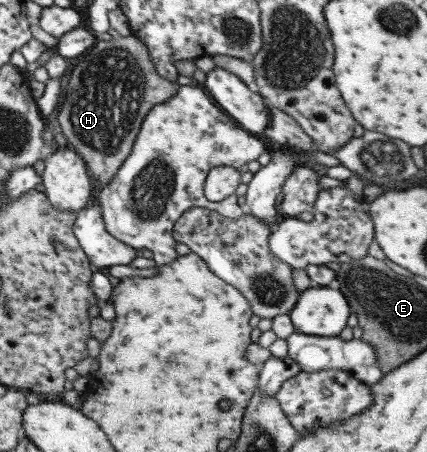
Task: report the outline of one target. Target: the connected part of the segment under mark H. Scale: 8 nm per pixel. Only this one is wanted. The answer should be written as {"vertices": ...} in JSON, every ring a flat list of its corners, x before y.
{"vertices":[[132,34,118,40,100,39,73,68,67,86,63,86,65,99,57,122,101,185,112,182,123,160,129,156,147,113,177,91,177,83,163,78,155,70,149,53,145,43]]}

